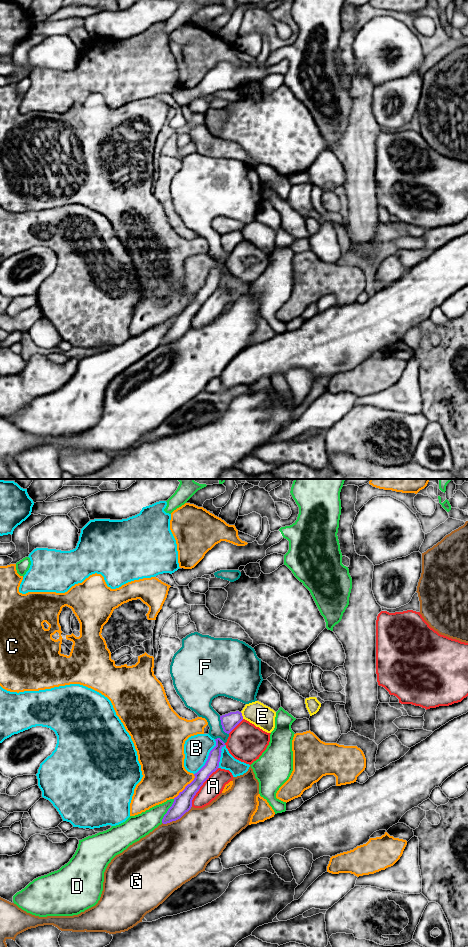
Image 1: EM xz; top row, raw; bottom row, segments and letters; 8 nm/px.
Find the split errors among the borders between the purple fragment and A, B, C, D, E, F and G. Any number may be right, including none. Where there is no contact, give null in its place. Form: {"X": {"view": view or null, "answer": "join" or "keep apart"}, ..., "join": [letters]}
{"A": {"view": "xz", "answer": "keep apart"}, "B": {"view": "xz", "answer": "keep apart"}, "C": {"view": "xz", "answer": "keep apart"}, "D": {"view": "xz", "answer": "keep apart"}, "E": {"view": "xz", "answer": "keep apart"}, "F": {"view": "xz", "answer": "keep apart"}, "G": {"view": "xz", "answer": "keep apart"}, "join": []}

